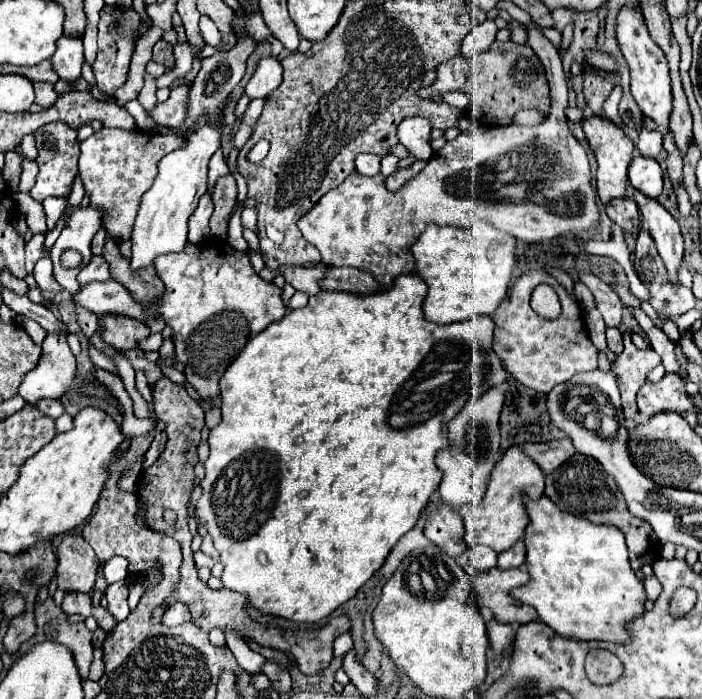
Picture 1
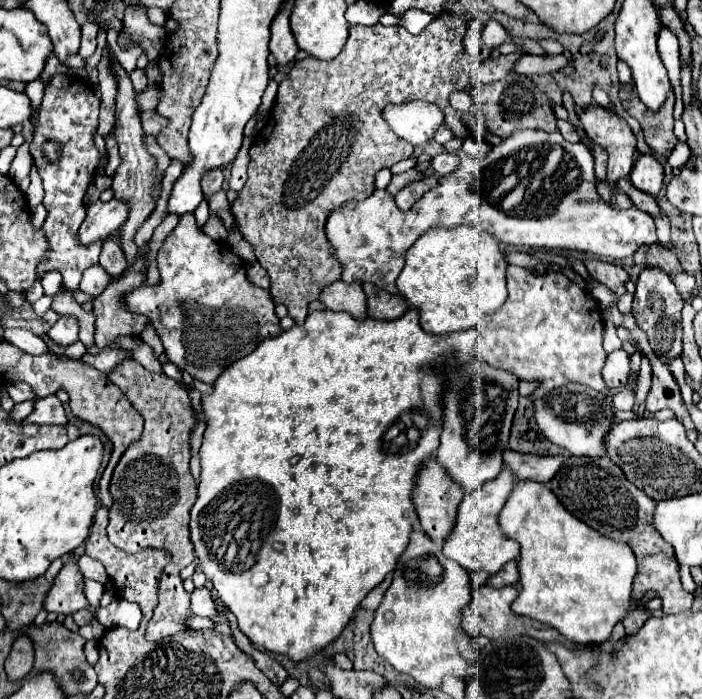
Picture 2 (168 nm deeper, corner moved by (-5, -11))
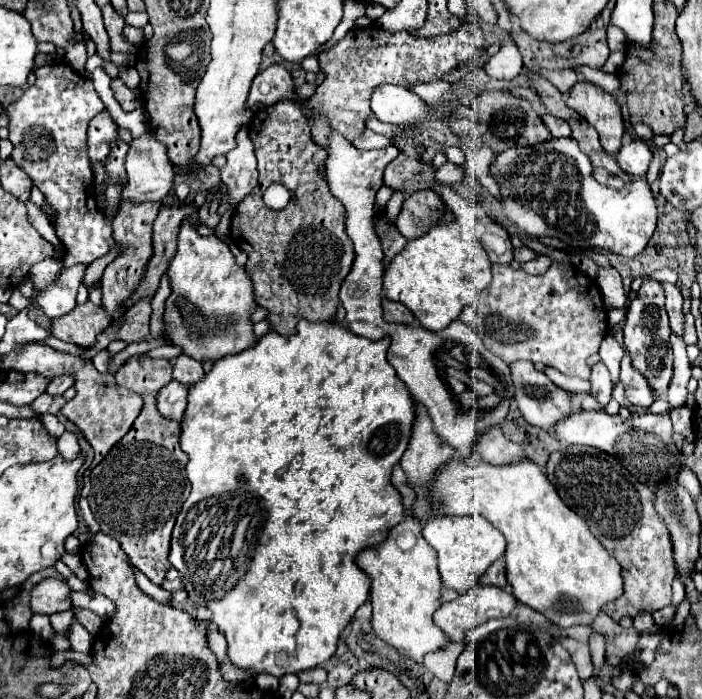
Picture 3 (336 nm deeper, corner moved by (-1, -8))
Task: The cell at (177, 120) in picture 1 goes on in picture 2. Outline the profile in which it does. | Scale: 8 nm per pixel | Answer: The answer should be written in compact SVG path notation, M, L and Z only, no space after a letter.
M144 111L144 119L142 119L142 123L144 123L144 131L146 131L146 135L152 135L152 137L156 137L166 125L168 125L168 119L160 119L160 115L156 113L156 111Z

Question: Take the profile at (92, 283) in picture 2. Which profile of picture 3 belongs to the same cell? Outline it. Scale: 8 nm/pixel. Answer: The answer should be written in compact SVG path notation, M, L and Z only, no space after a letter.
M76 264L72 268L62 268L62 274L56 284L52 284L48 290L40 292L38 306L46 312L50 318L66 316L76 308L76 294L78 288L84 282L86 264Z

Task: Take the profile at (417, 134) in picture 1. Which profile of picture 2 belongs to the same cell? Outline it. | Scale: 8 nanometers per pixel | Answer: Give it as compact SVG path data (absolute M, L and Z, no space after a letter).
M424 101L386 105L382 115L388 121L390 129L414 147L430 141L436 129L444 123L444 113L440 111L440 107Z

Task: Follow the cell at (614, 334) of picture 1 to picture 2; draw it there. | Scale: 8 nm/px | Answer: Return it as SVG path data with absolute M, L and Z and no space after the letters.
M624 349L610 353L602 367L602 377L608 389L620 389L628 381L628 369L630 369L630 359Z

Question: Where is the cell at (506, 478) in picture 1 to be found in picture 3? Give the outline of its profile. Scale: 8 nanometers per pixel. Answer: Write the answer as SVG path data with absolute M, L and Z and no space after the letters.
M434 516L424 524L422 534L438 552L438 570L444 586L454 588L460 594L468 592L478 582L478 576L482 576L506 548L504 536L486 518L476 516Z

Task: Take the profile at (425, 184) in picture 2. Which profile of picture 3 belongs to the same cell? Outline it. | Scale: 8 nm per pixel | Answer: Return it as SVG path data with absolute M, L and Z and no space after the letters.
M424 188L404 200L394 224L406 238L416 238L426 234L436 224L438 210L442 210L440 194Z

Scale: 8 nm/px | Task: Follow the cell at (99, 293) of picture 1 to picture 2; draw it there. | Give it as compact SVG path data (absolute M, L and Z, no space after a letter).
M192 213L180 219L176 229L158 249L156 259L158 259L158 269L162 273L162 283L156 287L144 285L132 291L130 295L126 295L124 301L130 307L130 311L142 313L148 317L148 321L154 323L164 343L166 357L182 371L188 371L194 379L212 385L228 365L254 351L254 347L262 339L280 333L280 325L278 325L280 321L274 313L274 301L270 293L248 281L246 263L236 253L232 253L232 249L226 247L226 243L218 243L208 235L204 235L196 225Z

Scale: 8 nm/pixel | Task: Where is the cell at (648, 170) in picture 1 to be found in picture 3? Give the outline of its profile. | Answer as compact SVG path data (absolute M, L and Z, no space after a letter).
M634 140L620 148L616 160L626 174L634 178L644 178L652 162L652 152L644 140Z

